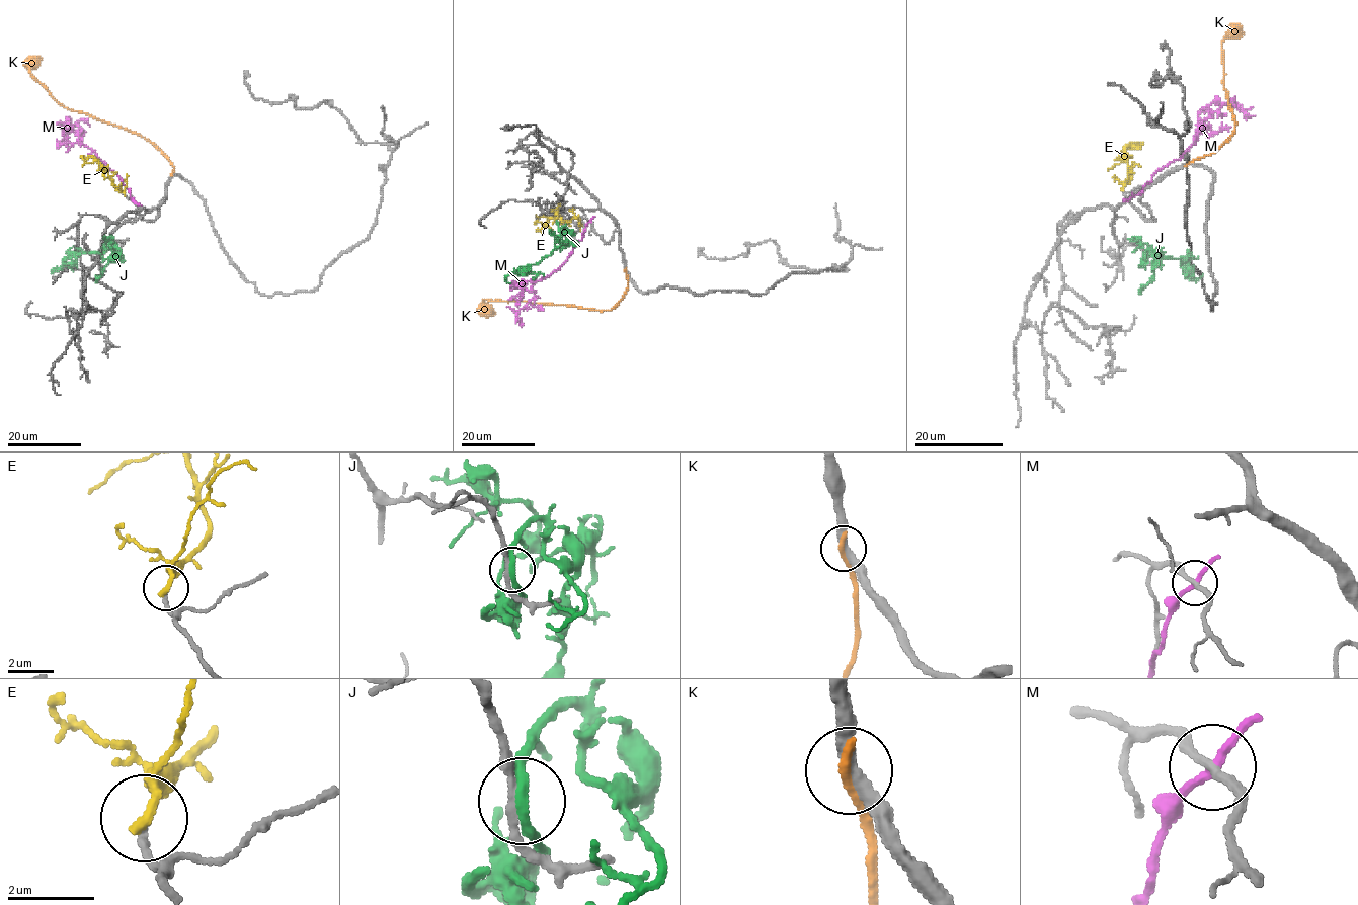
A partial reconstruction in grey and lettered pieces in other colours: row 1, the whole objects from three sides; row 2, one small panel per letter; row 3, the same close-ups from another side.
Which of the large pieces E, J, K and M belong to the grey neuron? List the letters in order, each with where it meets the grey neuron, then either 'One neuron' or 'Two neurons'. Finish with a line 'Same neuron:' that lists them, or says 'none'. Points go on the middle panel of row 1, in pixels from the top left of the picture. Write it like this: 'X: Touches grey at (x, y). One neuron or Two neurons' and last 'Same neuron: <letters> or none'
E: Touches grey at (578, 216). Two neurons
J: Touches grey at (574, 234). Two neurons
K: Touches grey at (625, 271). One neuron
M: Touches grey at (589, 221). Two neurons
Same neuron: K

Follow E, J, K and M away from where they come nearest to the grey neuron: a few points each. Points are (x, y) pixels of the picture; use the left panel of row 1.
E: (125, 194), (112, 184), (108, 172), (94, 160), (83, 162), (81, 155)
J: (121, 251), (112, 244), (102, 252), (73, 252), (58, 268), (52, 270), (57, 266)
K: (172, 174), (172, 164), (159, 150), (138, 135), (63, 107), (30, 72), (37, 60), (33, 59)
M: (136, 203), (118, 176), (82, 144), (77, 135), (81, 130), (75, 124), (68, 124), (63, 129), (67, 134)

